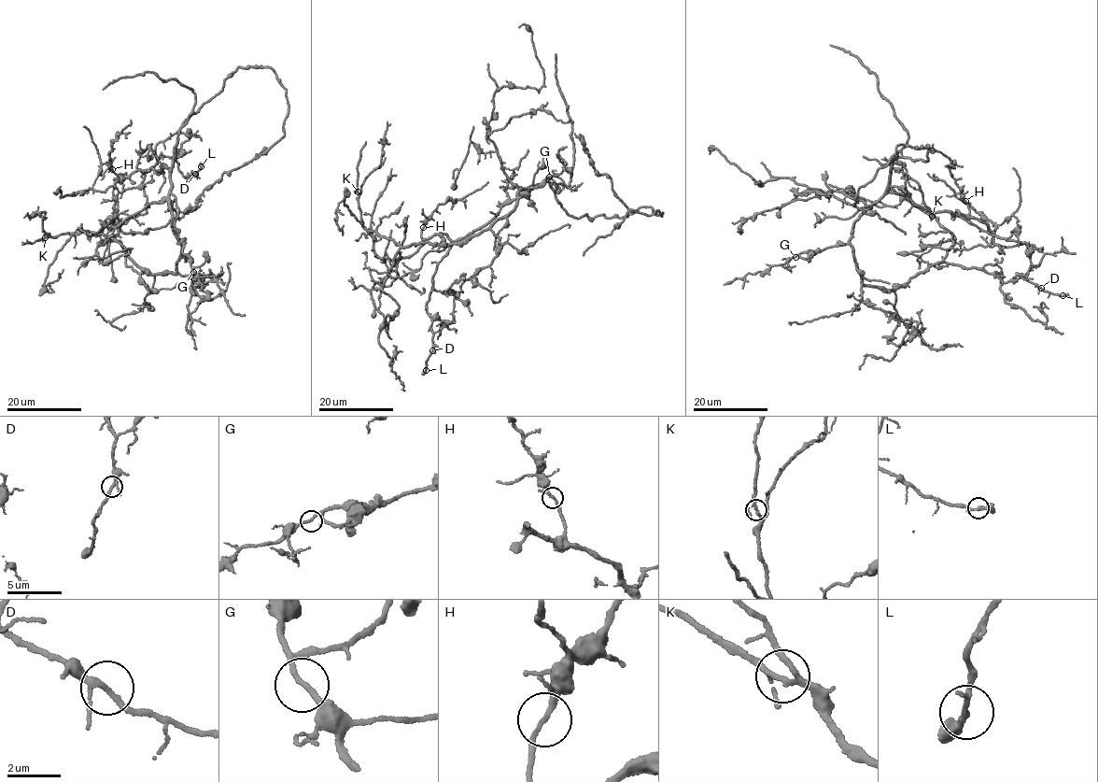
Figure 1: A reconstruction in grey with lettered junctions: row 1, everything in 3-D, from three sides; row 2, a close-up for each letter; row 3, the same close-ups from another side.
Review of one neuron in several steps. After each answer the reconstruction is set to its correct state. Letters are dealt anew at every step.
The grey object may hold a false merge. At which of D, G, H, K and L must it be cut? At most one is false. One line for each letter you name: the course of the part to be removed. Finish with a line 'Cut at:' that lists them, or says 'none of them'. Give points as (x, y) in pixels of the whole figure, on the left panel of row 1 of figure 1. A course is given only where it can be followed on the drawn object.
Cut at: none of them

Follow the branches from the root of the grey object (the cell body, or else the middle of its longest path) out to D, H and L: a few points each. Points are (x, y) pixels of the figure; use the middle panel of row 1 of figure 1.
D: (522, 192), (484, 225), (453, 243), (437, 265), (426, 306), (432, 322), (429, 327), (433, 334), (432, 350)
H: (522, 192), (484, 225), (455, 240), (443, 234), (423, 238), (423, 227)
L: (522, 192), (484, 225), (453, 243), (437, 265), (426, 306), (433, 334), (426, 370)

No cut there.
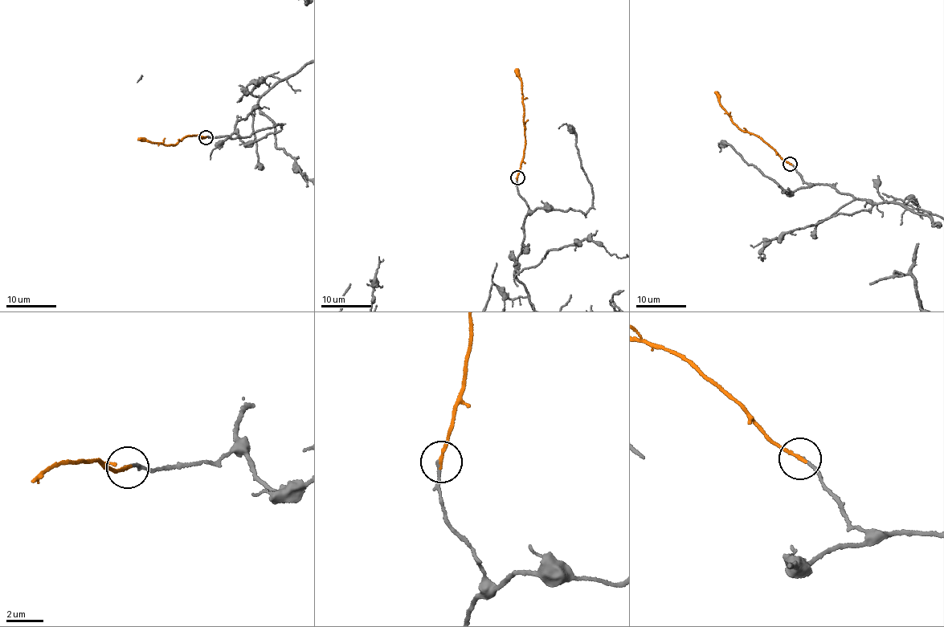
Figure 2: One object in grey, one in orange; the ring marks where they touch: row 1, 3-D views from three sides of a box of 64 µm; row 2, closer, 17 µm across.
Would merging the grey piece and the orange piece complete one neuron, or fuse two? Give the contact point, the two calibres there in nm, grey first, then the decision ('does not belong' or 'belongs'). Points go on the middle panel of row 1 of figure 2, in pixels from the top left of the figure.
at (517, 177); 140 nm thick on the grey side, 190 nm on the other; belongs

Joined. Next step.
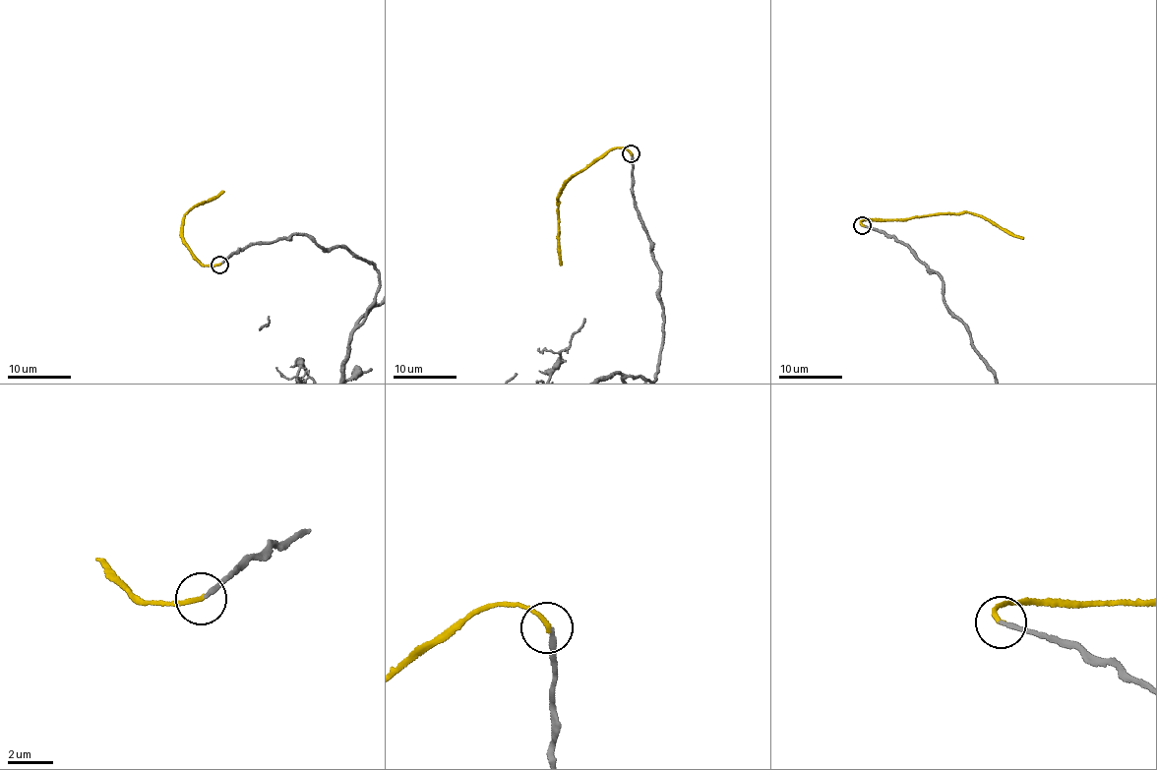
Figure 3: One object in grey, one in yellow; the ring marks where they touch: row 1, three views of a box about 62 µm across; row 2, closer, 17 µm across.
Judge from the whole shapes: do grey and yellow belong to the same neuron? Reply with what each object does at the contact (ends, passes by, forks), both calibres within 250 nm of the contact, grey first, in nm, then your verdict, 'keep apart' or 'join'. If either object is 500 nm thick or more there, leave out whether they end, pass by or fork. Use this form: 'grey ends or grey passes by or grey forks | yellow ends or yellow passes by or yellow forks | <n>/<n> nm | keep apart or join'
grey ends | yellow ends | 180/200 nm | join

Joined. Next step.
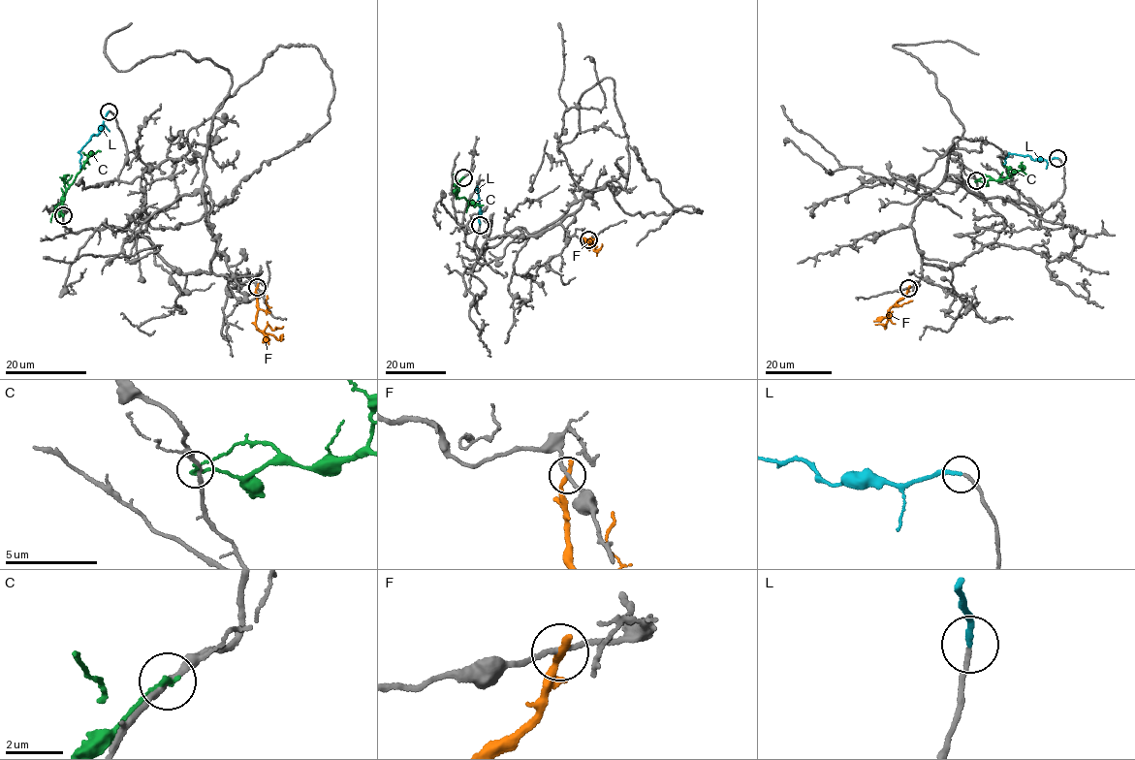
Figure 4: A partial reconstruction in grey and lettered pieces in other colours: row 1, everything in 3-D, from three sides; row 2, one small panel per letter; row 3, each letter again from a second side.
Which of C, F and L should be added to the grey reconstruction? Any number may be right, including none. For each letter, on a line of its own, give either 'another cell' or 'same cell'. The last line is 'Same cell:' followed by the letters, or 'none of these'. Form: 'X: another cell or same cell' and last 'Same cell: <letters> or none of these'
C: another cell
F: another cell
L: same cell
Same cell: L

